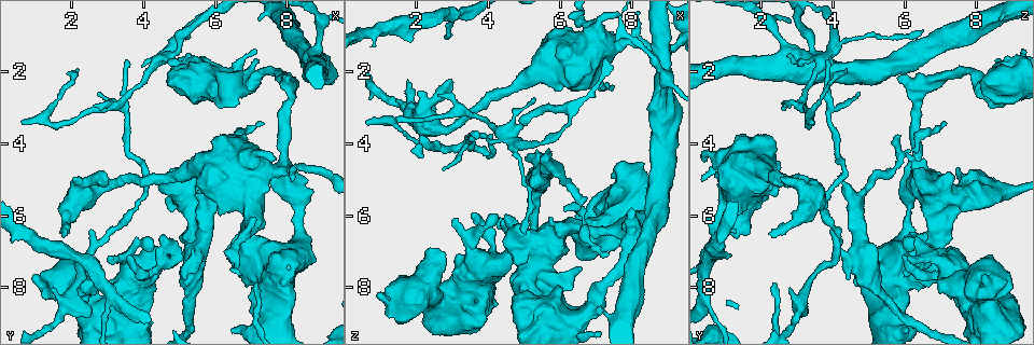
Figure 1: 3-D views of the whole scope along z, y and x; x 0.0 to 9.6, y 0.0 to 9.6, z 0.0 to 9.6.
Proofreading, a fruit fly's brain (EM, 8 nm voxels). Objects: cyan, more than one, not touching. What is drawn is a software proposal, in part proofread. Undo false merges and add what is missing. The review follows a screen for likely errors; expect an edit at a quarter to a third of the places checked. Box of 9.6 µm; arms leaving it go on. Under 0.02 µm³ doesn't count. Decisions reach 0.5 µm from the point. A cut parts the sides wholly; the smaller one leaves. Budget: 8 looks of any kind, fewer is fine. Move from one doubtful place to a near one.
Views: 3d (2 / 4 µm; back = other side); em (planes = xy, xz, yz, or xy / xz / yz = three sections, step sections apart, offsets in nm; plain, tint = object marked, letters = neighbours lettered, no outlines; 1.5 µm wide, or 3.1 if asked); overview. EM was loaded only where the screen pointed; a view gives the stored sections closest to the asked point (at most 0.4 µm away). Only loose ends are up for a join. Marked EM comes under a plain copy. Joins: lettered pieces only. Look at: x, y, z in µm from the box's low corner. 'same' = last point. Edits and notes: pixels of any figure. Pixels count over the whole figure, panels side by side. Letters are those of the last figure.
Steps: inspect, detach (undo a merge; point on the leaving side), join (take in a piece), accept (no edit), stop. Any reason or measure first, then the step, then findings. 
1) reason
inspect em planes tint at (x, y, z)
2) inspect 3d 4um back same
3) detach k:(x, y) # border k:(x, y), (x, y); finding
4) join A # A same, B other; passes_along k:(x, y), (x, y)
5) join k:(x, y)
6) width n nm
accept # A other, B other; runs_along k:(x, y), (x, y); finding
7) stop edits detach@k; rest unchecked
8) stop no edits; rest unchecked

thin end
inspect 3d 4um at (5.35, 1.60, 2.70)

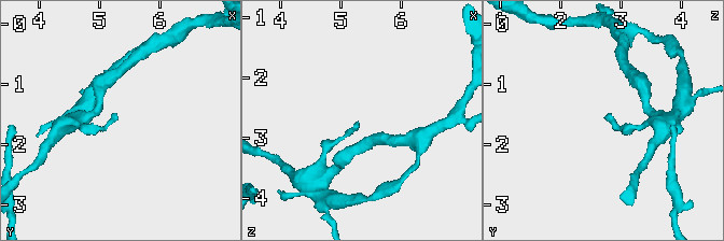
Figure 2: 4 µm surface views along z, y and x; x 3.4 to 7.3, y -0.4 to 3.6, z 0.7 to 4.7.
now the EM
inspect em yz step 4 letters at (5.30, 1.60, 2.70)

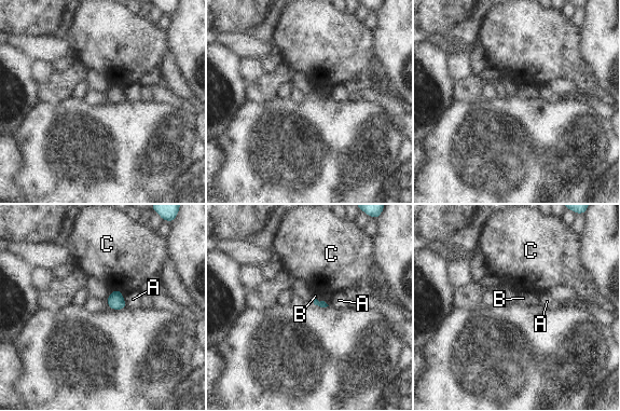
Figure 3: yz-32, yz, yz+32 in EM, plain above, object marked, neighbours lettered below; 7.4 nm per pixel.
inspect em planes letters same

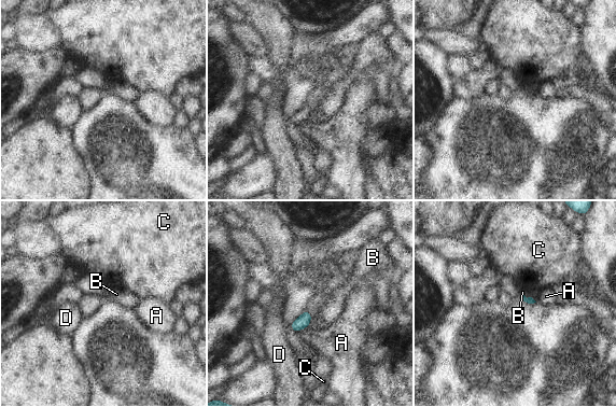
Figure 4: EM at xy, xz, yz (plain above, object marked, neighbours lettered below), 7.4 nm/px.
accept # A other, B other, C other, D other; border 4:(520, 296), (531, 297), (535, 302); none of them fits

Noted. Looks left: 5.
thick turns thin
inspect em planes letters at (7.95, 4.70, 1.15)

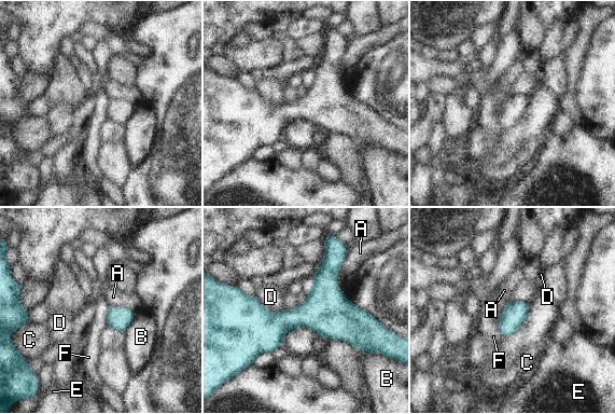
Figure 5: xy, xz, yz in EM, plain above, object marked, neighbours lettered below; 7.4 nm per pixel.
width 180 nm
accept # A other, B other, C other, D other, E other, F other; border 5:(348, 251), (336, 279), (341, 290); one neuron here

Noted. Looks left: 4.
inspect 3d 4um at (6.10, 3.70, 5.85)

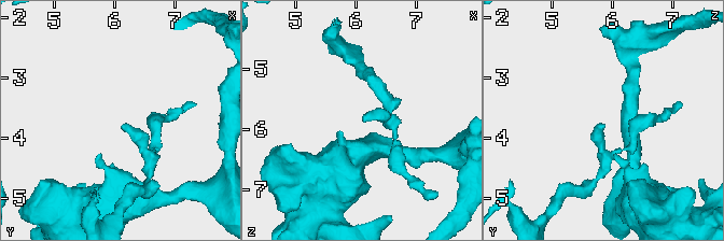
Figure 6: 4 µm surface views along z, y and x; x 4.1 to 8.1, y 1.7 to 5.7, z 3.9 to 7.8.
shape alone is not enough
inspect em planes tint at (6.15, 3.80, 5.90)

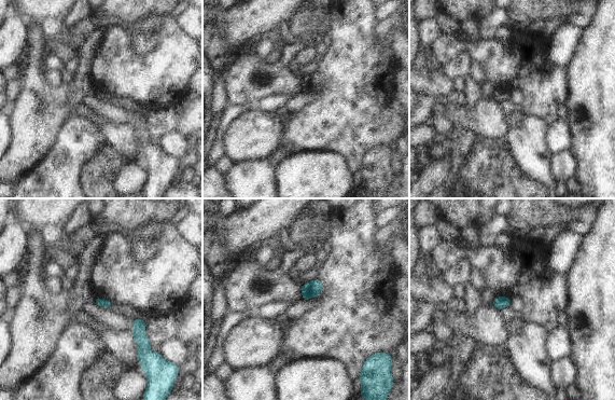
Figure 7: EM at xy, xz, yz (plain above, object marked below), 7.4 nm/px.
inspect em planes letters same

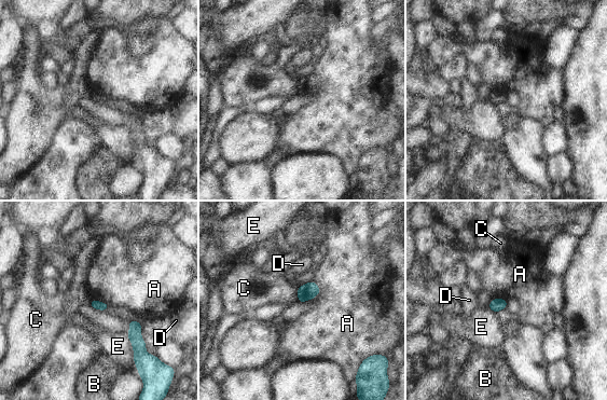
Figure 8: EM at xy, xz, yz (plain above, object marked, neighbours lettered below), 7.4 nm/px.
accept # A other, B other, C other, D other, E other; border 8:(312, 279), (319, 292), (307, 301); none of them fits

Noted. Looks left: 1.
stop no edits; rest unchecked

